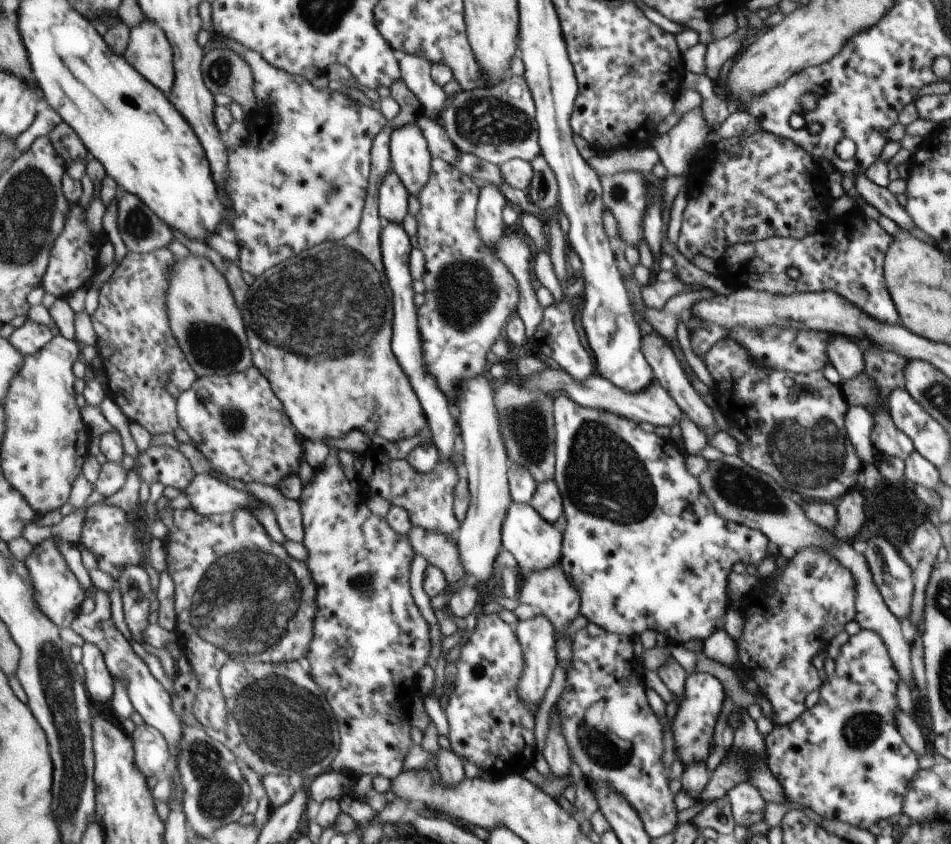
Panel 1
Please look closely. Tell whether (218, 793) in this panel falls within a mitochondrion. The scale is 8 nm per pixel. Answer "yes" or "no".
yes

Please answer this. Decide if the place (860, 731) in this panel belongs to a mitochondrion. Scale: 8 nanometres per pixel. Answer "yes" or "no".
yes

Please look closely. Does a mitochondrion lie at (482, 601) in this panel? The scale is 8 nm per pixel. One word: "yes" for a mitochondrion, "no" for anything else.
no

